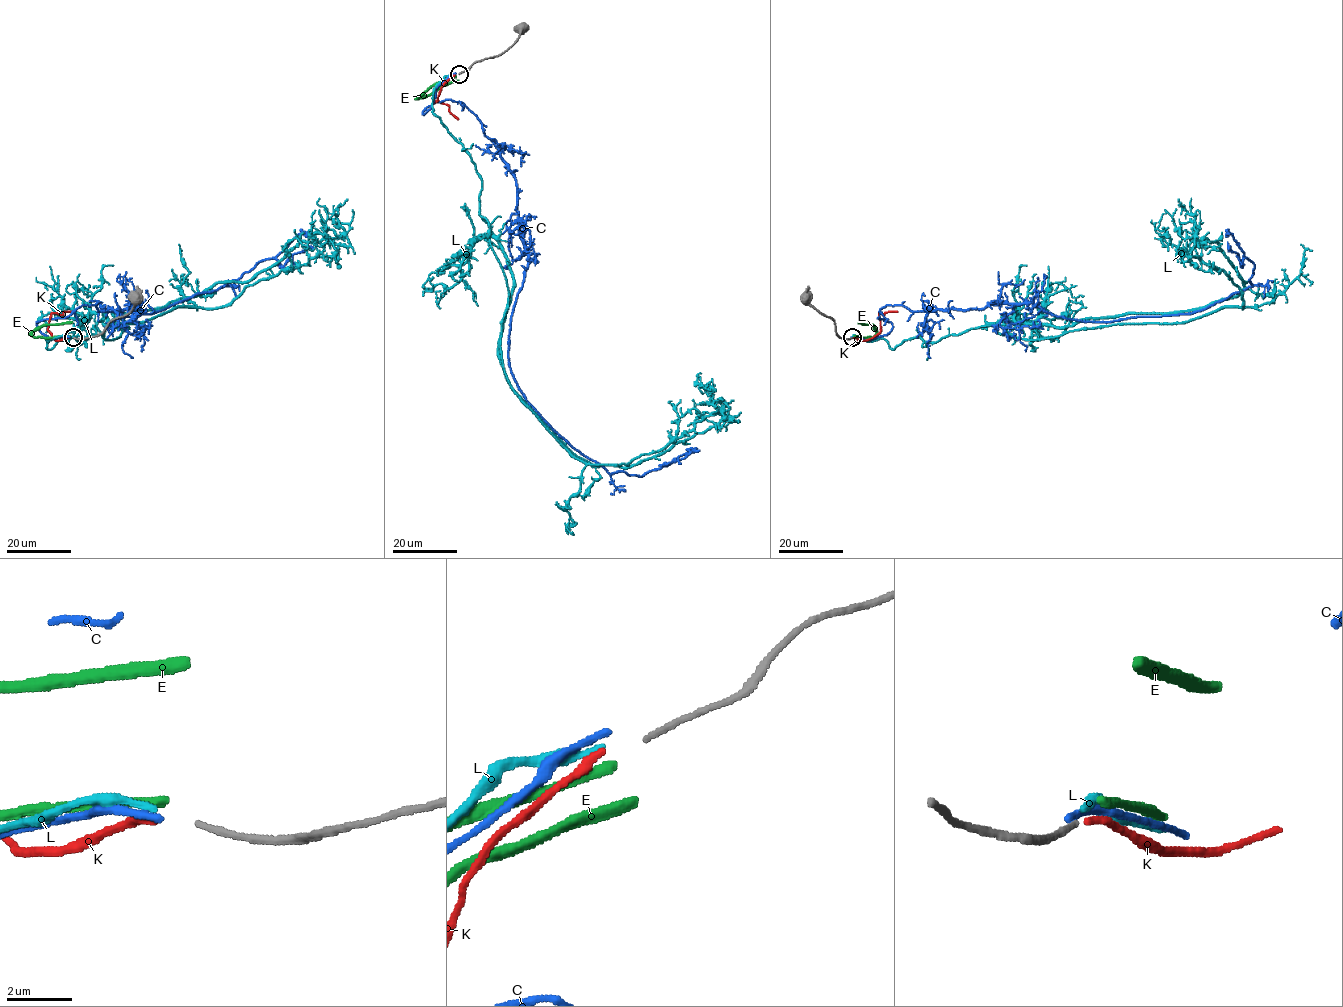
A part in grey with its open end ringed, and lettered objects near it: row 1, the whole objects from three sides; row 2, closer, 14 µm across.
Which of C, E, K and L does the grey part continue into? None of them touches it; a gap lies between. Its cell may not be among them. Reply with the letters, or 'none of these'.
K

